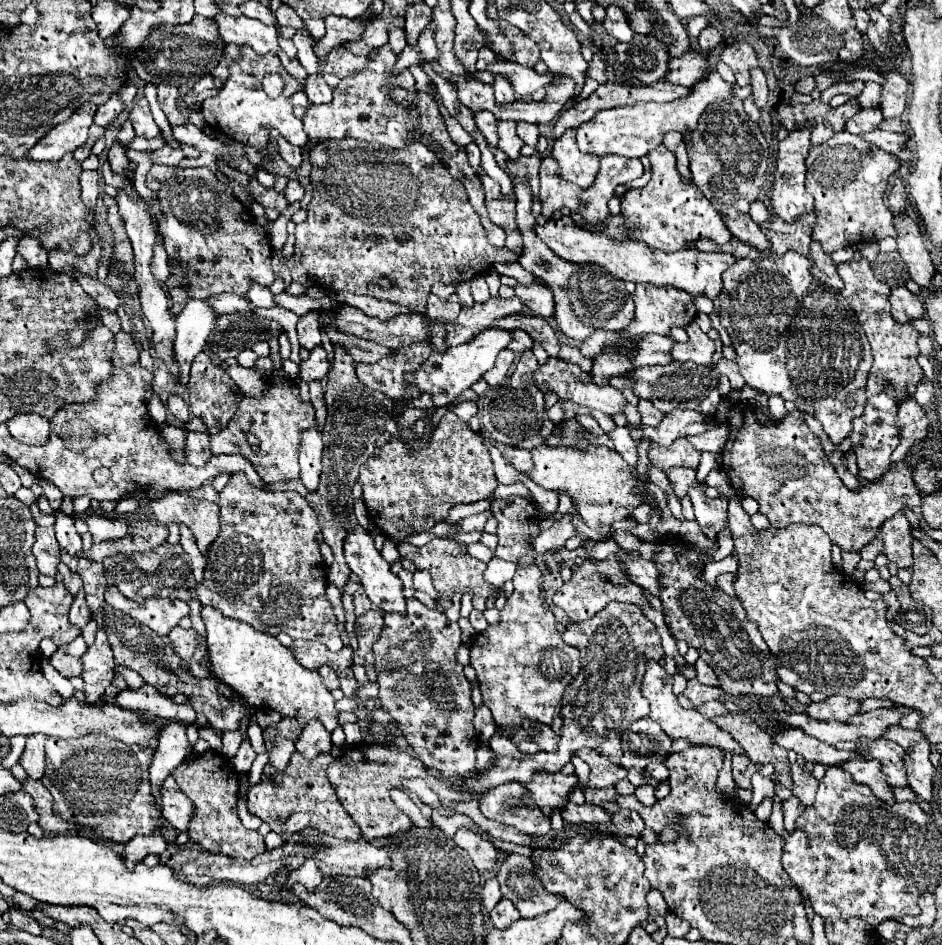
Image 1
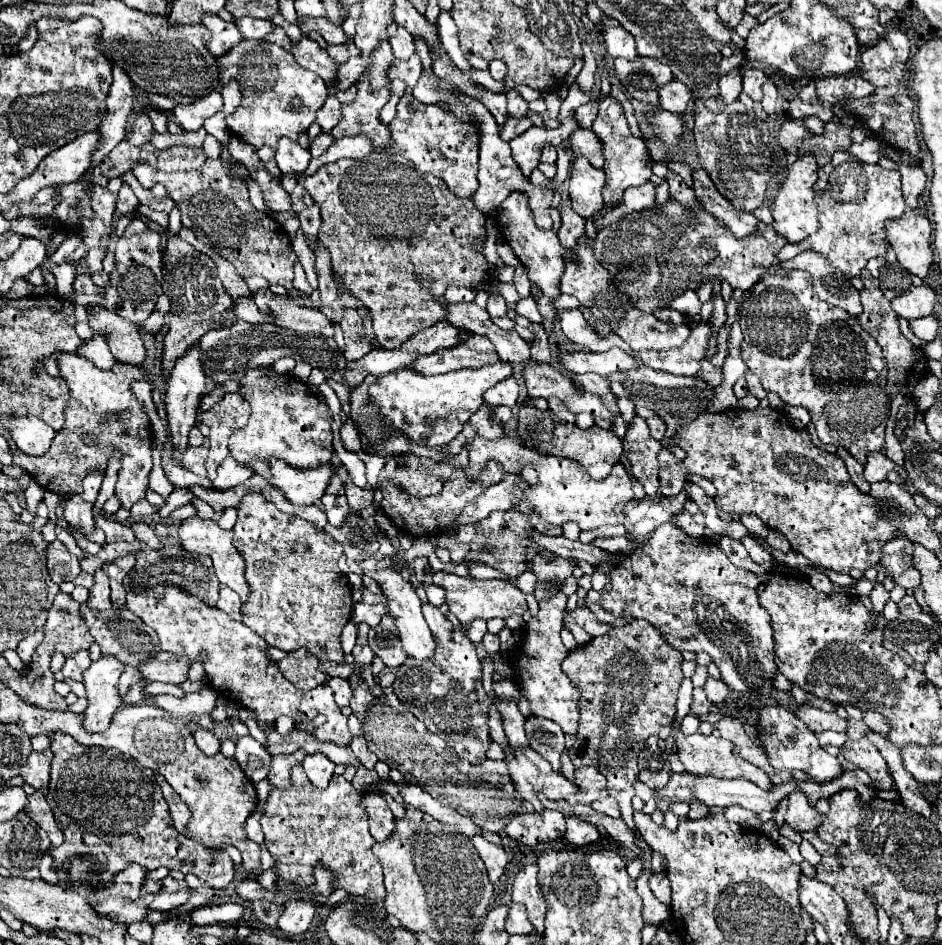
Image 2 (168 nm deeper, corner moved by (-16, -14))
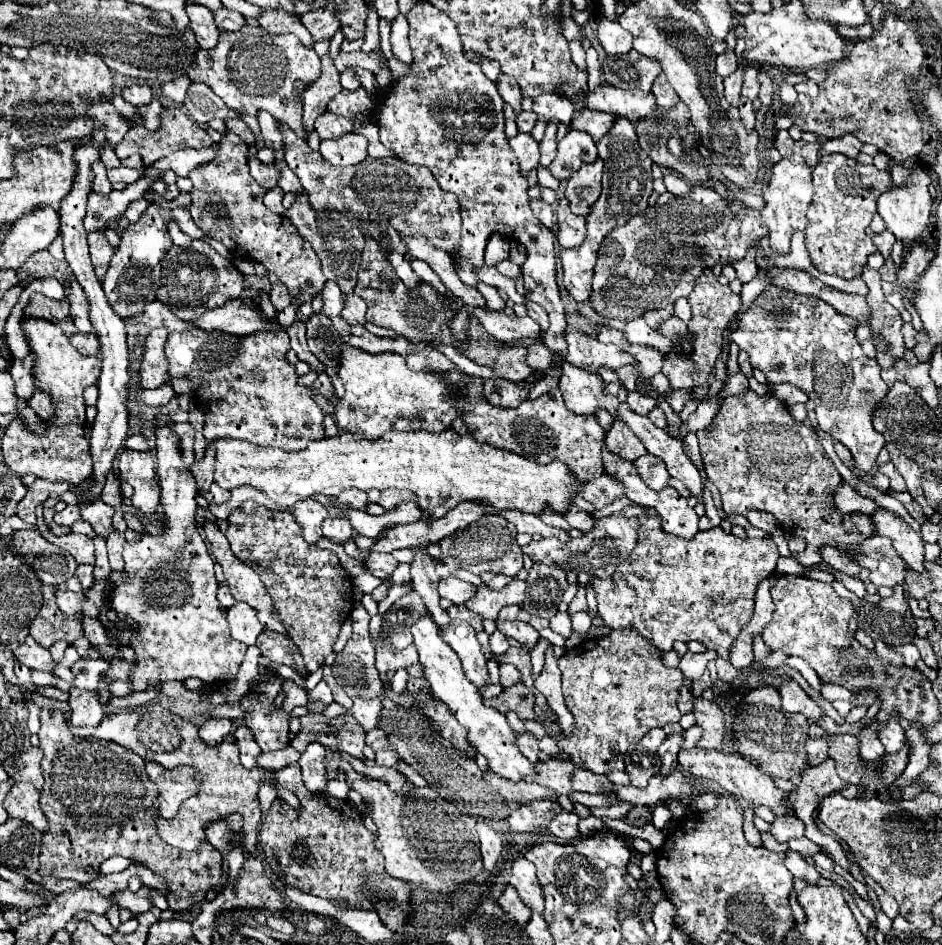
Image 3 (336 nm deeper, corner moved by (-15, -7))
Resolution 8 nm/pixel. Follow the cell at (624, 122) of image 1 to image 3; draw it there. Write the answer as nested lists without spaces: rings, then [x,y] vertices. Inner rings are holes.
[[[569,131],[561,141],[557,149],[557,157],[547,167],[553,177],[567,179],[571,173],[579,169],[583,163],[593,163],[597,159],[595,141],[585,131]]]

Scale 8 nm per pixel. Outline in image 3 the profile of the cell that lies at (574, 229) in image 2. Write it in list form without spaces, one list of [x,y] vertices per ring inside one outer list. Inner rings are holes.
[[[565,197],[559,199],[559,209],[557,209],[557,239],[563,247],[577,247],[585,239],[585,217],[573,215],[569,209],[569,201]]]

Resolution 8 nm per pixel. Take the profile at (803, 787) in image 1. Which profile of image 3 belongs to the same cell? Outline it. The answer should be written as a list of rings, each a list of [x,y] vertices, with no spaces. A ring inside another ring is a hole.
[[[785,813],[777,817],[771,825],[771,833],[779,843],[789,841],[793,837],[803,837],[805,835],[805,823],[795,815],[795,813]]]

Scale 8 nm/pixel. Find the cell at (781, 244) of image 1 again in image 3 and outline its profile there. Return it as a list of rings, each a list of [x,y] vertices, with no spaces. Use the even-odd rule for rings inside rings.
[[[695,185],[685,197],[667,191],[653,207],[631,217],[623,227],[615,227],[603,239],[589,303],[601,315],[617,319],[631,319],[653,309],[665,309],[675,299],[689,297],[707,267],[743,259],[747,249],[767,235],[769,231],[759,211],[749,209],[743,215],[733,215],[711,187]]]

